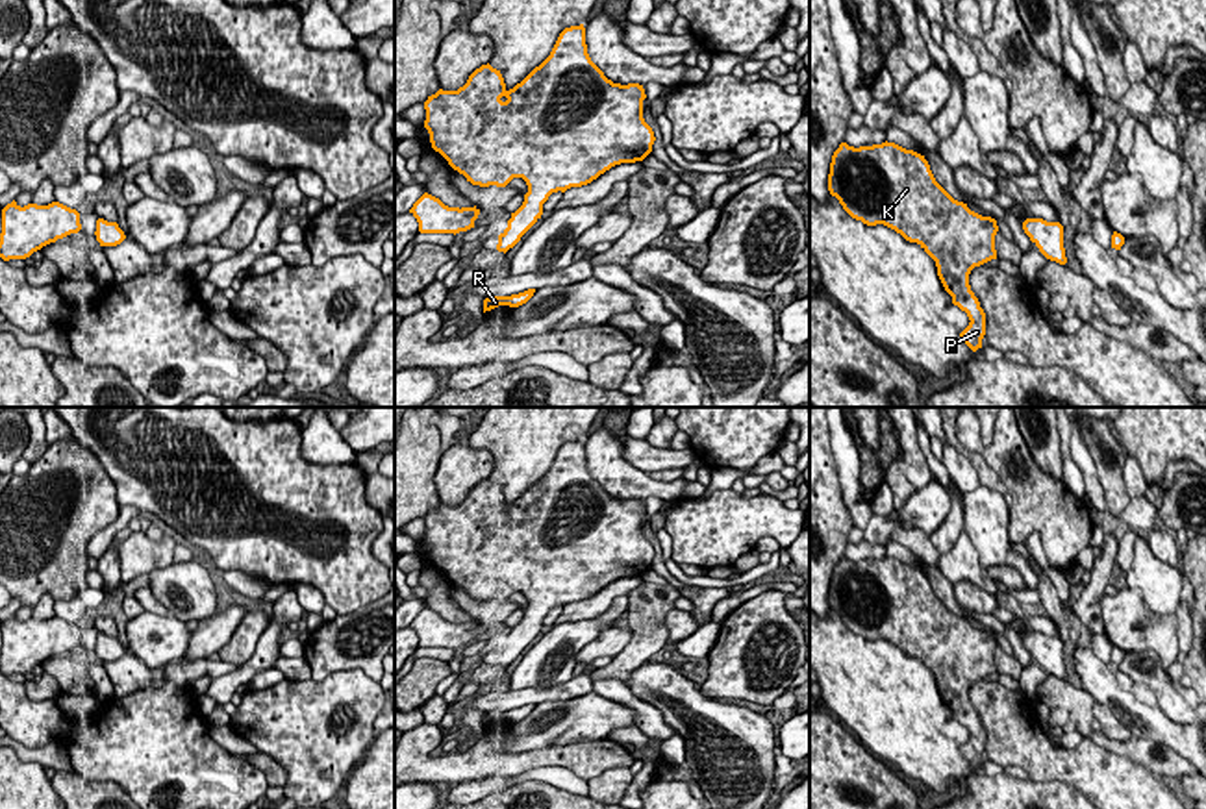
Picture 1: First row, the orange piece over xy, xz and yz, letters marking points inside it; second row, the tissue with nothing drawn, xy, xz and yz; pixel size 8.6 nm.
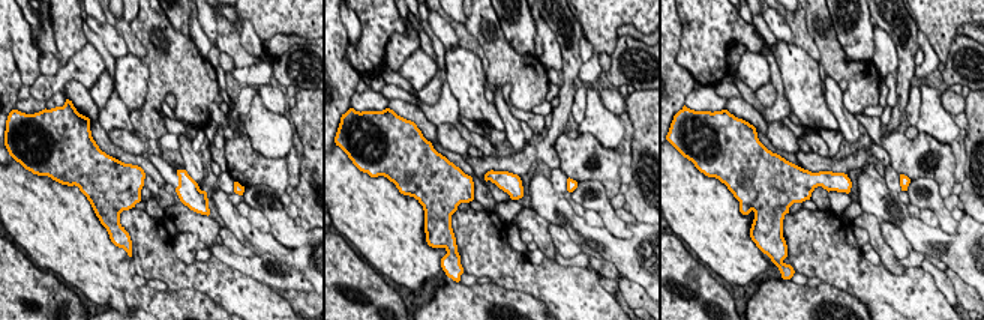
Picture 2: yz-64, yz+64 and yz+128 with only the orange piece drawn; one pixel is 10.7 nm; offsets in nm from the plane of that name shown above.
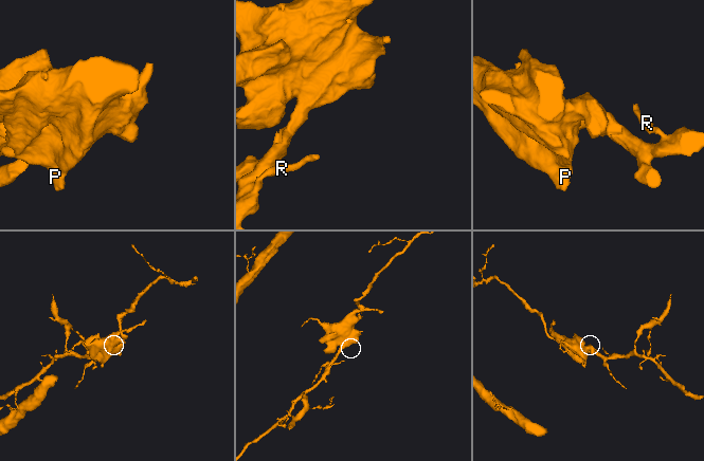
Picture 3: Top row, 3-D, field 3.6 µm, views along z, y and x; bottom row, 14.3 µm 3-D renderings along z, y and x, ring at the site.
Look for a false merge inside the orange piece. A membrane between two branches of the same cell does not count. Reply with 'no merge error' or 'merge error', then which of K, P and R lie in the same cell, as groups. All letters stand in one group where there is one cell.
no merge error; groups K P R

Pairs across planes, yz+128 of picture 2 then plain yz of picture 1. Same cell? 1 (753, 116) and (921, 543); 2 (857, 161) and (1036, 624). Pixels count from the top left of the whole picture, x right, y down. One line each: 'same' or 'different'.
1: different
2: same

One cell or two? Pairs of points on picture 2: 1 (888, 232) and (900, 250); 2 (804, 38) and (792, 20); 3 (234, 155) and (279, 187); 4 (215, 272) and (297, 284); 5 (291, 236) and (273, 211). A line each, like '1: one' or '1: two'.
1: one
2: one
3: one
4: two
5: one

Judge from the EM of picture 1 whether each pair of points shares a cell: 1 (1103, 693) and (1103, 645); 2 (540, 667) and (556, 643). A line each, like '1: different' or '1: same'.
1: different
2: same

